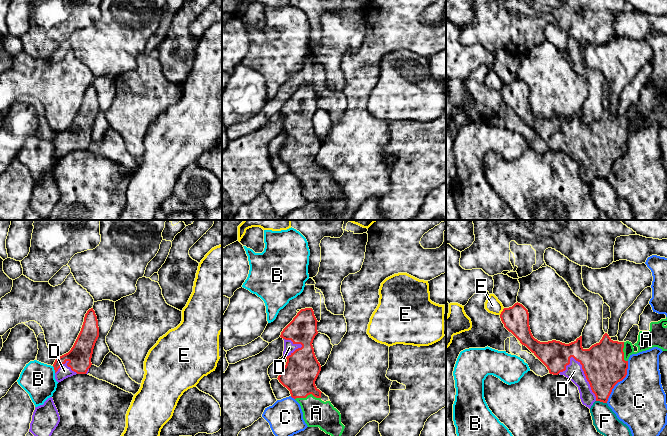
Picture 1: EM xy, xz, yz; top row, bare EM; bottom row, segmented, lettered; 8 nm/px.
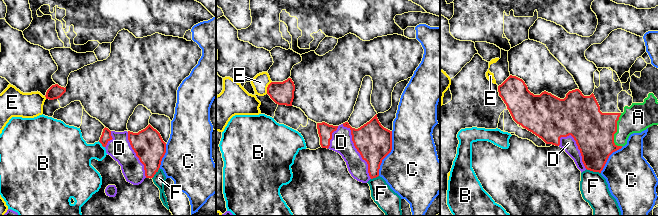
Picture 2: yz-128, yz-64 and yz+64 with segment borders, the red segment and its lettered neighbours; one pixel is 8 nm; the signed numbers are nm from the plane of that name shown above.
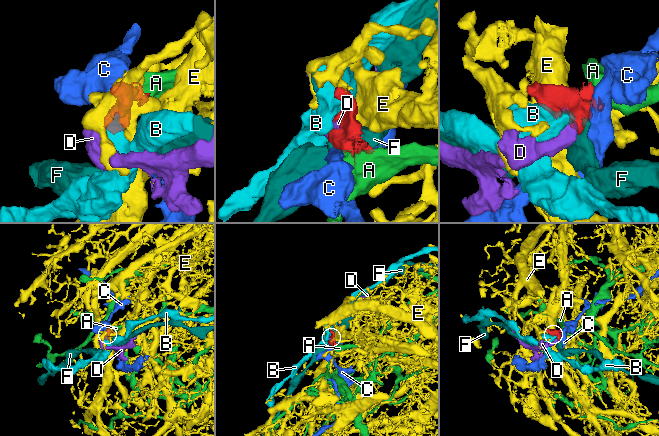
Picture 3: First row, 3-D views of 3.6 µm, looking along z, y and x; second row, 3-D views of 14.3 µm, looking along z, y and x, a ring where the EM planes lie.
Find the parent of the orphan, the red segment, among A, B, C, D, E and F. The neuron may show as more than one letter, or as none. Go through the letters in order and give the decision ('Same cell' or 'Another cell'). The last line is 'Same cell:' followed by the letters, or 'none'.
A: Same cell
B: Another cell
C: Another cell
D: Same cell
E: Another cell
F: Another cell
Same cell: A, D

